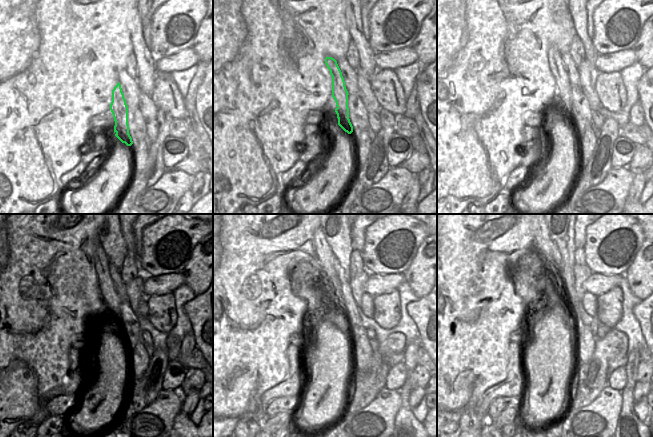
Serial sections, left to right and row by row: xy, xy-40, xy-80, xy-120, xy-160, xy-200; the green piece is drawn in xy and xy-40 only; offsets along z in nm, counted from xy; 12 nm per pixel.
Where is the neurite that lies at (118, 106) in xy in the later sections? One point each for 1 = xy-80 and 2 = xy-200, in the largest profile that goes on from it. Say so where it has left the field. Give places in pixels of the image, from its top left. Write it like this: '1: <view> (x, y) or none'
1: xy-80 (564, 89)
2: xy-200 (551, 258)

